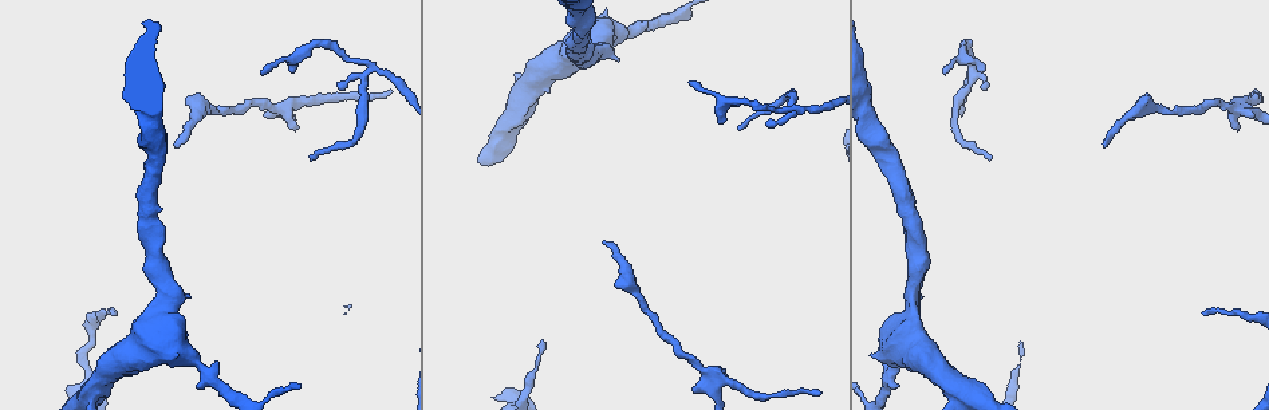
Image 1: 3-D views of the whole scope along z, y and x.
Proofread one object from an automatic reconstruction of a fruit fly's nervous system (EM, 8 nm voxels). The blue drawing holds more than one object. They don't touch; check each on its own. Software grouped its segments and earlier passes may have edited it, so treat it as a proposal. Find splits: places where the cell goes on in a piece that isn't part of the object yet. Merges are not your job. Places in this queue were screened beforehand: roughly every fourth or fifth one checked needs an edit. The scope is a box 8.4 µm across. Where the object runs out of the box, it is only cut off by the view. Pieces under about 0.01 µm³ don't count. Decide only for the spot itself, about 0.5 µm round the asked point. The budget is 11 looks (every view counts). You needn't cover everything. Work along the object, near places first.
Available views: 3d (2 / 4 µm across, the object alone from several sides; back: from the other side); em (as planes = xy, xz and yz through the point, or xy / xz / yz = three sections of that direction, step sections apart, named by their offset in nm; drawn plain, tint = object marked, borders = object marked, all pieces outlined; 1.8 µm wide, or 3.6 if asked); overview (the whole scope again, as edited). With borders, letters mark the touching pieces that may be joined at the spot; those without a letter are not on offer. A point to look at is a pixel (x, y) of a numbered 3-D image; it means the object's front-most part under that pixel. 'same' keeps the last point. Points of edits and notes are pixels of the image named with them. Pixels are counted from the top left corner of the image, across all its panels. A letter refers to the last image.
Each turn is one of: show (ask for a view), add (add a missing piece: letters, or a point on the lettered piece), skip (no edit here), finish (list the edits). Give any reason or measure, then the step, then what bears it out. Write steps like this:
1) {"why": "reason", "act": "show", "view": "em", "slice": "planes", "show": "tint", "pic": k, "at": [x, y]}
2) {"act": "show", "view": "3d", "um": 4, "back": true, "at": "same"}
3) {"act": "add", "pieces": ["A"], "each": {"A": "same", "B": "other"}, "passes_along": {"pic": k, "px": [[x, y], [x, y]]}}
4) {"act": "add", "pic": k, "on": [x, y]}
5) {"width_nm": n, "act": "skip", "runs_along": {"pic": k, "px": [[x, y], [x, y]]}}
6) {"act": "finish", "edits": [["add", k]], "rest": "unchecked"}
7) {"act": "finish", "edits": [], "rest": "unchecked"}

{"why": "three-way junction", "act": "show", "view": "3d", "um": 2, "pic": 1, "at": [293, 129]}

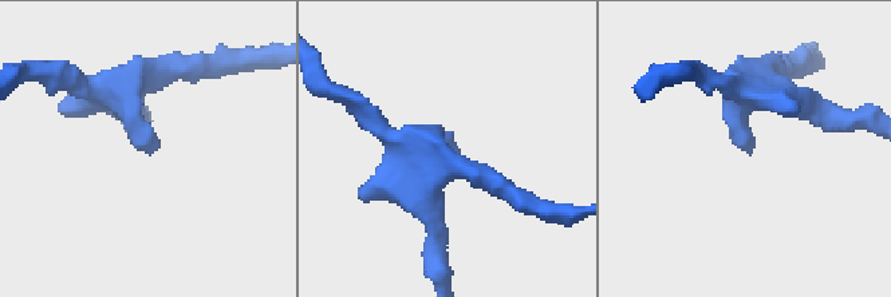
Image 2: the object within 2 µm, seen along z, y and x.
{"arms": 3, "arm_widths_nm": [160, 170, 190], "why": "shape alone is not enough", "act": "show", "view": "em", "slice": "planes", "show": "tint", "pic": 2, "at": [746, 153]}

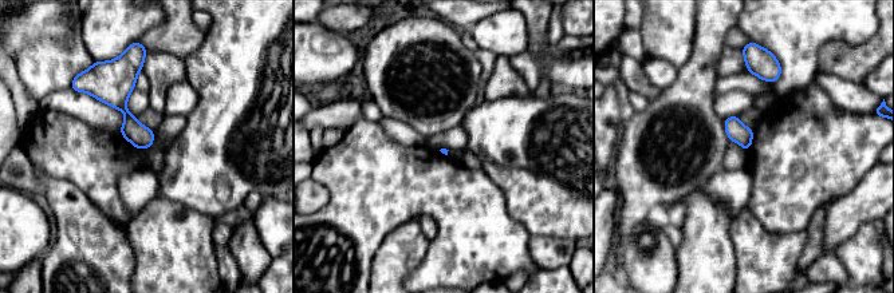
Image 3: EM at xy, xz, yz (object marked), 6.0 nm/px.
{"why": "what lies round it", "act": "show", "view": "em", "slice": "planes", "show": "borders", "at": "same"}

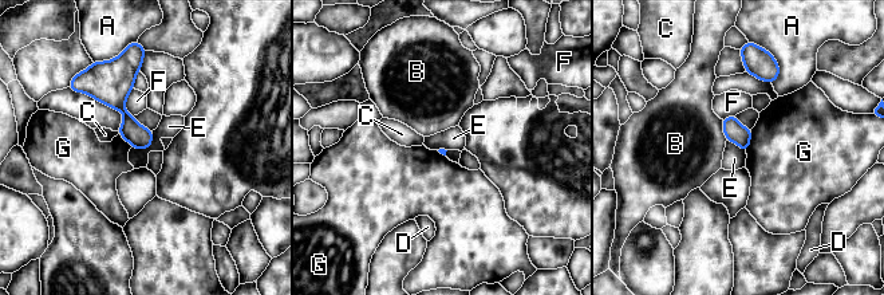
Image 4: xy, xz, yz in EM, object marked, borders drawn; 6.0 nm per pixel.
{"act": "skip", "each": {"A": "other", "B": "other", "C": "other", "D": "other", "E": "other", "F": "other", "G": "other"}, "border": {"pic": 4, "px": [[153, 132], [146, 148], [133, 148]]}, "found": "none of them fits"}

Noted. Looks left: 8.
{"why": "tapers out", "act": "show", "view": "em", "slice": "planes", "show": "borders", "pic": 1, "at": [818, 393]}

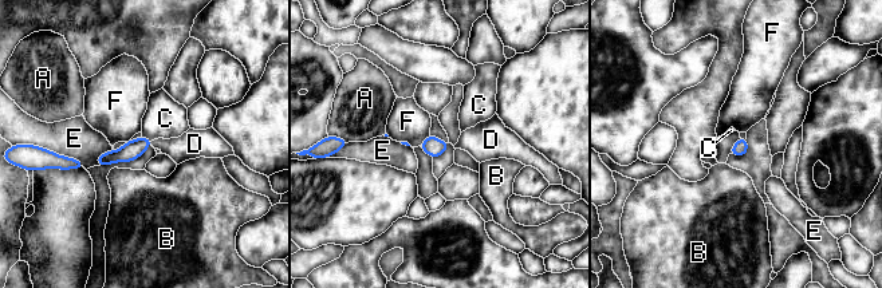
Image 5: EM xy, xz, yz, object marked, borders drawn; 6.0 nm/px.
{"width_nm": 90, "act": "add", "pieces": ["D"], "each": {"A": "other", "B": "other", "C": "other", "D": "same", "E": "other", "F": "other"}, "passes_along": {"pic": 5, "px": [[130, 150], [150, 144], [191, 145]]}, "found": "the cell continues"}

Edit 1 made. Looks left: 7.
{"why": "free end", "act": "show", "view": "3d", "um": 4, "pic": 1, "at": [602, 241]}

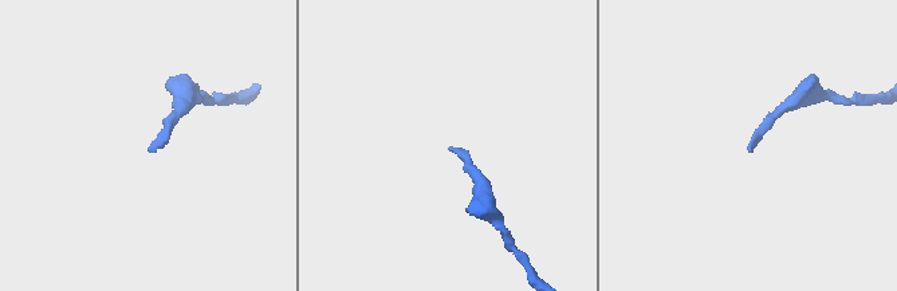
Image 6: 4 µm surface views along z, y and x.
{"why": "shape alone is not enough", "act": "show", "view": "em", "slice": "planes", "show": "borders", "pic": 6, "at": [747, 149]}

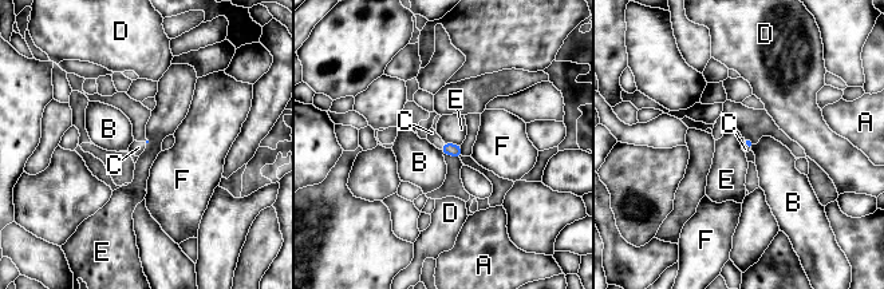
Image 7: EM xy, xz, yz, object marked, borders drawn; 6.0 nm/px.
{"act": "add", "pieces": ["C"], "each": {"A": "other", "B": "other", "C": "same", "D": "other", "E": "other", "F": "other"}, "passes_along": {"pic": 7, "px": [[449, 149], [442, 146], [433, 137]]}, "found": "it goes on there"}

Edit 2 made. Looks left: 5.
{"why": "tapers out", "act": "show", "view": "em", "slice": "planes", "show": "borders", "pic": 1, "at": [984, 69]}

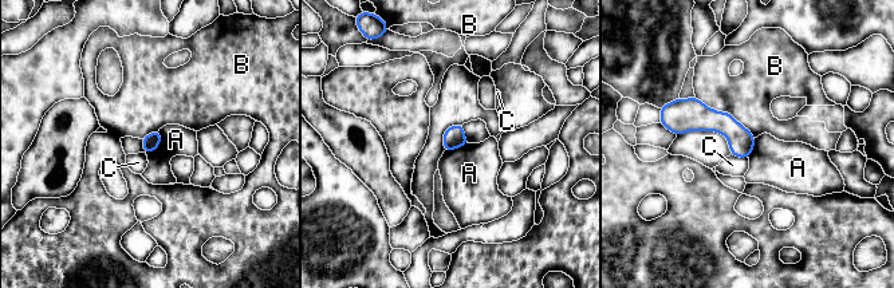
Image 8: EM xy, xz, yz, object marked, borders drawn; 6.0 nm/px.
{"act": "skip", "each": {"A": "other", "B": "other", "C": "other"}, "border": {"pic": 8, "px": [[160, 130], [160, 144], [146, 154]]}, "found": "no lettered piece goes on from it"}

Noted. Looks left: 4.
{"act": "finish", "edits": [["add", 5], ["add", 7]], "rest": "unchecked"}

